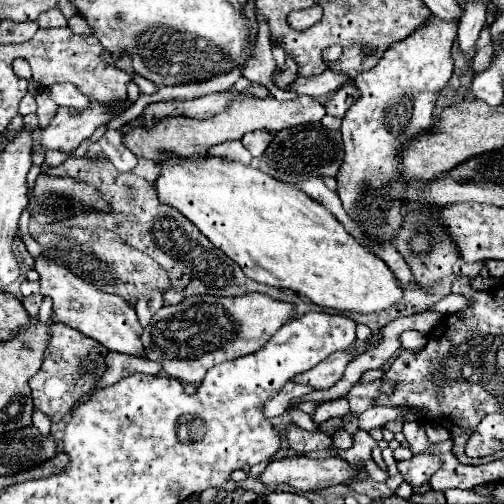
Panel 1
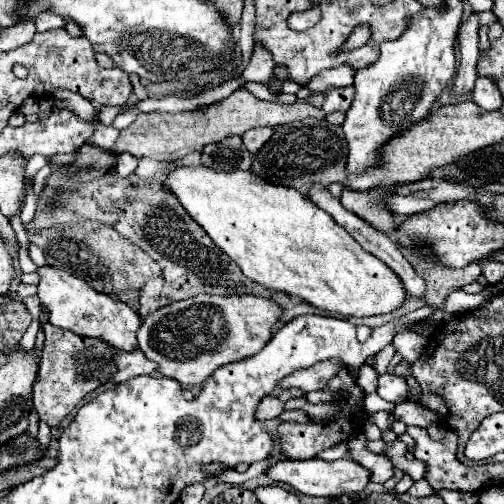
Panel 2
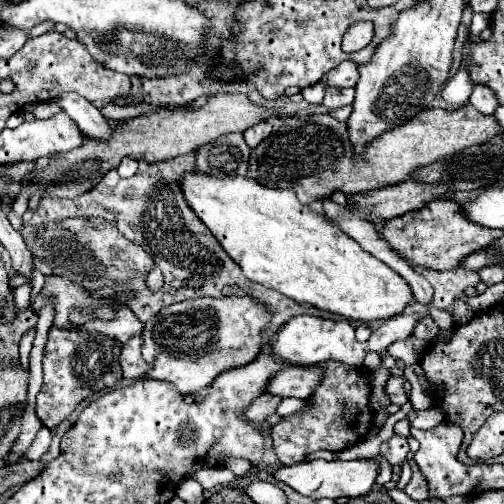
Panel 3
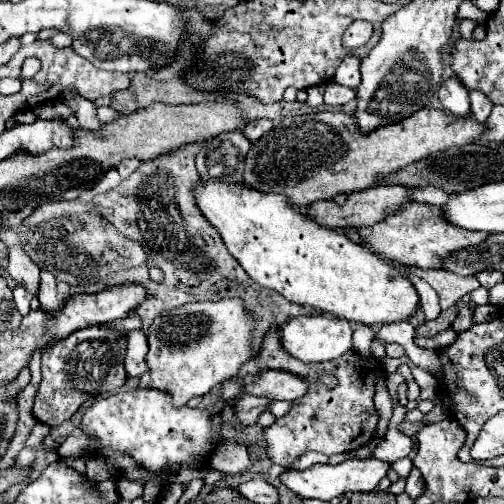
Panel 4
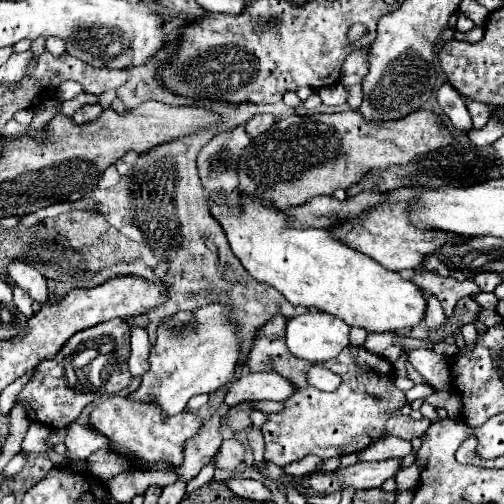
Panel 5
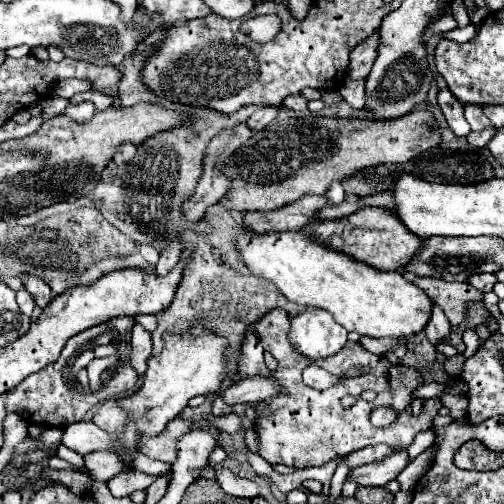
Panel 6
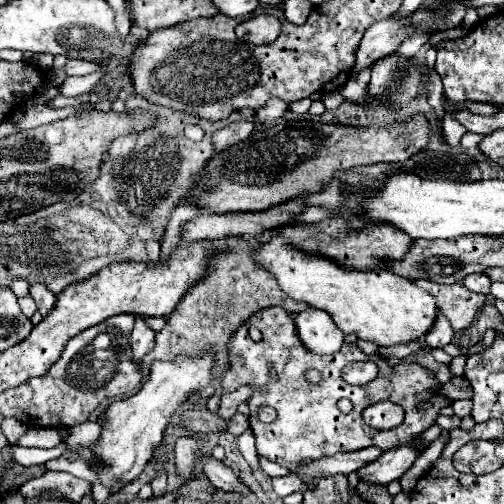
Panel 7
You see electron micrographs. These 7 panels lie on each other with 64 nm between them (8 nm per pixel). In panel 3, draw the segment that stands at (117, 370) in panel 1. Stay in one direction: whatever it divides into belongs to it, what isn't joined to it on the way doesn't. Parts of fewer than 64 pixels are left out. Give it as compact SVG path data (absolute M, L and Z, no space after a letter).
M140 336L132 338L122 348L122 352L118 356L118 362L122 366L122 378L126 378L126 380L138 380L138 378L142 378L152 368L142 358L142 338Z

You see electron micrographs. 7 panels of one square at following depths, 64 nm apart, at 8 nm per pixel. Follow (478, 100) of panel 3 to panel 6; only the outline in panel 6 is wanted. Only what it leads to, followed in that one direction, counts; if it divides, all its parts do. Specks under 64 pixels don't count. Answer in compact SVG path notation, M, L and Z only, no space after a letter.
M466 104L466 106L464 106L464 114L466 114L466 120L470 122L472 130L484 130L484 128L490 126L490 120L486 118L486 114L482 112L480 106Z

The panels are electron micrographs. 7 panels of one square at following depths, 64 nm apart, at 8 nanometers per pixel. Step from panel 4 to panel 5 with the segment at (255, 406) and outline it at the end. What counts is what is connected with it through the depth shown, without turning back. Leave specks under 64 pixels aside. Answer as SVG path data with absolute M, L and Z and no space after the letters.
M242 402L242 404L236 404L234 408L230 408L230 416L228 416L228 424L232 430L244 430L244 428L250 428L252 426L252 420L250 420L250 414L254 412L254 404L252 402Z

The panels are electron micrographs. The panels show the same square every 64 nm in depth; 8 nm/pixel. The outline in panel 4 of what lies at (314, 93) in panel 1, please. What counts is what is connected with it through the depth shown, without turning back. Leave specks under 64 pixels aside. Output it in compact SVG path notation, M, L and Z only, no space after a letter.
M346 56L340 68L336 68L336 74L332 80L342 86L356 88L360 84L360 60L356 56Z

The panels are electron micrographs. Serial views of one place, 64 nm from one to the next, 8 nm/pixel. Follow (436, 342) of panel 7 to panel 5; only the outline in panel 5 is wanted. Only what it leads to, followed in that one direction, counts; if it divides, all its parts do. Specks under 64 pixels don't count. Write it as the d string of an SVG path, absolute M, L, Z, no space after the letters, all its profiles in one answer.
M422 292L426 298L426 312L424 312L424 320L428 324L428 330L434 330L438 326L442 326L444 322L444 310L440 306L440 302L436 300L436 296L432 296L432 292Z

